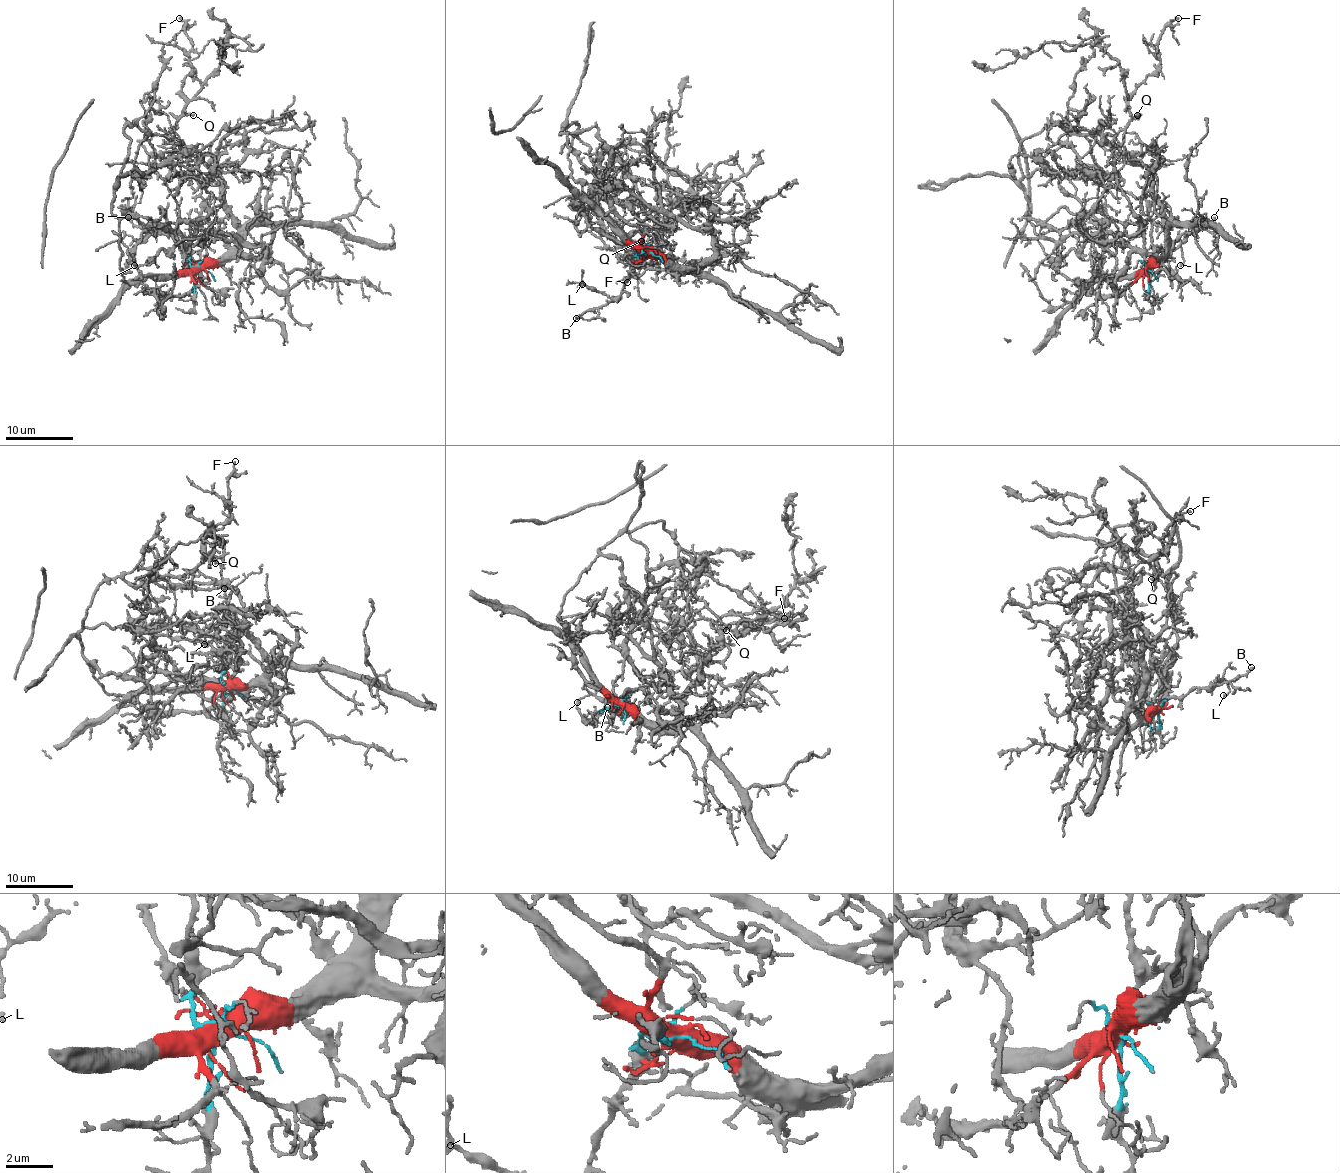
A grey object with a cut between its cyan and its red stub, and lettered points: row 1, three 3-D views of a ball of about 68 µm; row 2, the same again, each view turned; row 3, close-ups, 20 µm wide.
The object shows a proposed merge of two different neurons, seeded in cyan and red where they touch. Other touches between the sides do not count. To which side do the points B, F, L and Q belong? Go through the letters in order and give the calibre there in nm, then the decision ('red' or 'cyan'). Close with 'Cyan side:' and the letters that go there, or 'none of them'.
B: 240 nm | cyan
F: 130 nm | cyan
L: 140 nm | cyan
Q: 140 nm | cyan
Cyan side: B, F, L, Q

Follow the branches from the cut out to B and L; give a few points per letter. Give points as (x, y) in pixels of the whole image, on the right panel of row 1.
B: (1148, 269), (1148, 262), (1155, 255), (1167, 250), (1182, 235), (1204, 228), (1214, 217)
L: (1148, 269), (1148, 262), (1155, 255), (1167, 250), (1182, 235), (1192, 232), (1180, 245), (1184, 262), (1180, 266)

